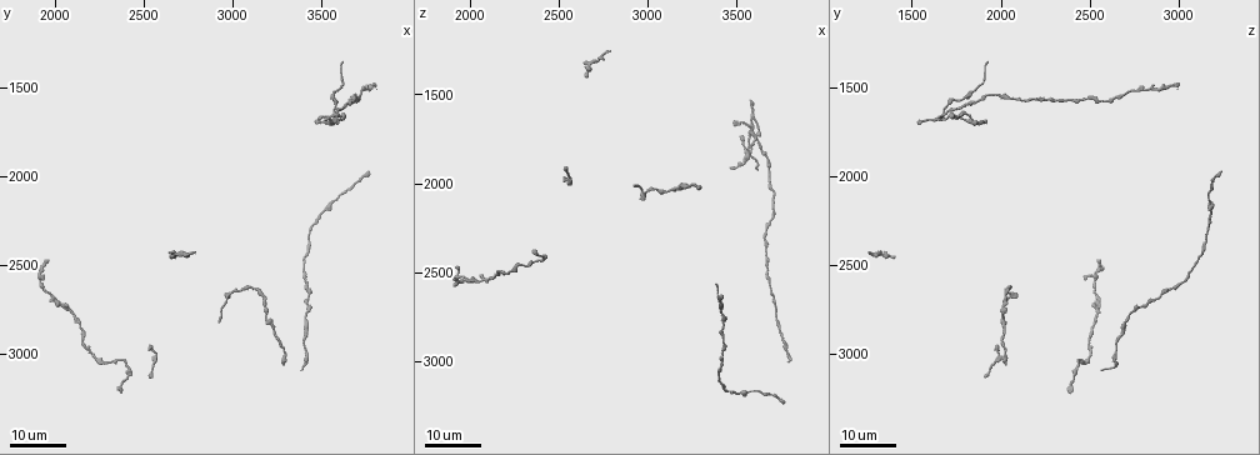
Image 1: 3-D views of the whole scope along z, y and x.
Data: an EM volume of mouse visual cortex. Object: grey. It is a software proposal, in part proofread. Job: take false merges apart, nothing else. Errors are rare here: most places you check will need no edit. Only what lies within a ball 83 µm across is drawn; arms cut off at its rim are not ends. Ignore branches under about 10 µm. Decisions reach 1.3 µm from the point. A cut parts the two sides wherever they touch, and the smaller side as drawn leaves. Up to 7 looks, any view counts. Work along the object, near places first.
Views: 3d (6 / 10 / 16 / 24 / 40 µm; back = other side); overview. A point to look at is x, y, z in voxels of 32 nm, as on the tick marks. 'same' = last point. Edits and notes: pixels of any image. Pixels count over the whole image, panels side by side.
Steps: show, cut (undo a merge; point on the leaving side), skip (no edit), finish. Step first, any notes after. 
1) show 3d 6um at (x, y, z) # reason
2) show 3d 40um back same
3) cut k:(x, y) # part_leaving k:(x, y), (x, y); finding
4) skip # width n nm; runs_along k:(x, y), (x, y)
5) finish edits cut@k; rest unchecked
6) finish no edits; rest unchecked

show 3d 16um at (2960, 2680, 2060) # three-way junction

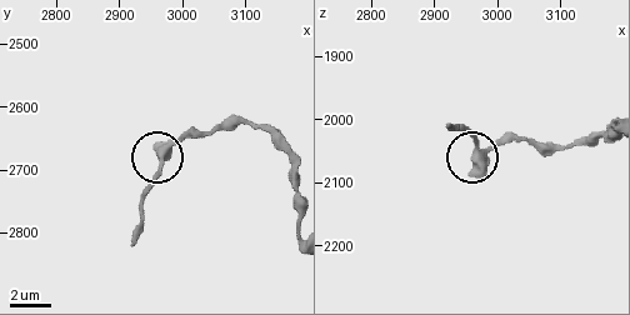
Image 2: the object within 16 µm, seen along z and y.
show 3d 10um at (2975, 2675, 2050)

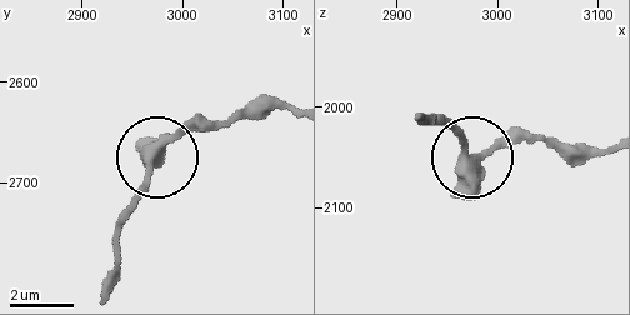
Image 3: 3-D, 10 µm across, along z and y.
show 3d 10um back at (2972, 2674, 2050)

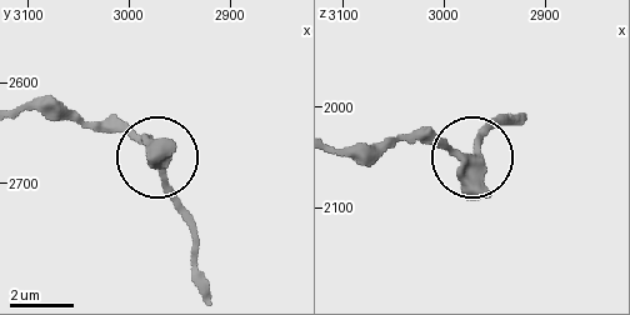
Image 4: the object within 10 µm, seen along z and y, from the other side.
skip # arms 3; one neuron here

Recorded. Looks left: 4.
show 3d 16um at (2160, 2920, 2500) # thin neck

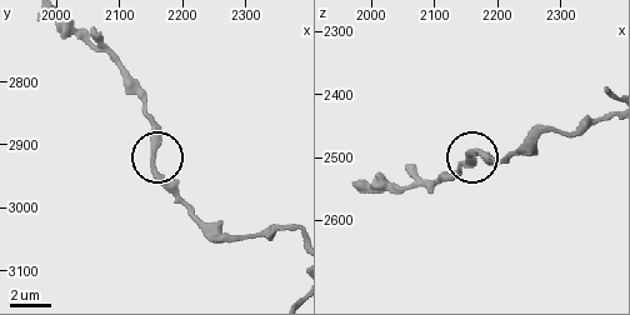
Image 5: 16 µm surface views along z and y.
show 3d 10um at (2155, 2925, 2495)

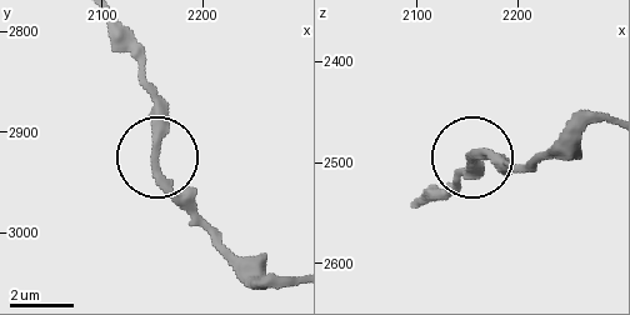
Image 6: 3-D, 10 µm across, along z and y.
skip # one neuron here

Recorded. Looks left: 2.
show 3d 24um at (2560, 3000, 1980) # calibre changes

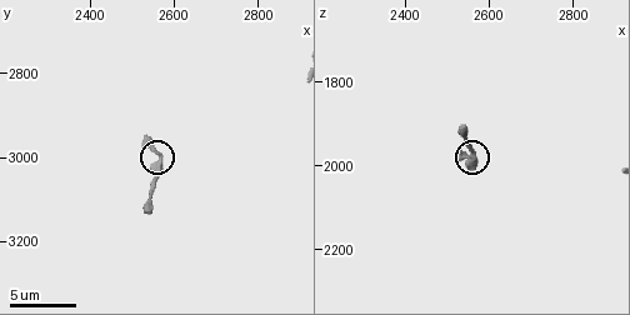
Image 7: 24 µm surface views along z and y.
show 3d 6um same # zoom in

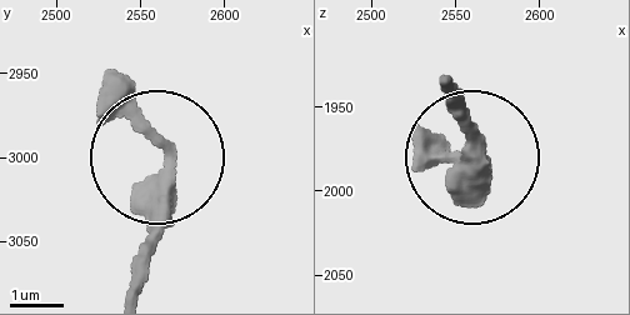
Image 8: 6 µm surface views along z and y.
skip # all the same neuron

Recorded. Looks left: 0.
finish no edits; rest unchecked

